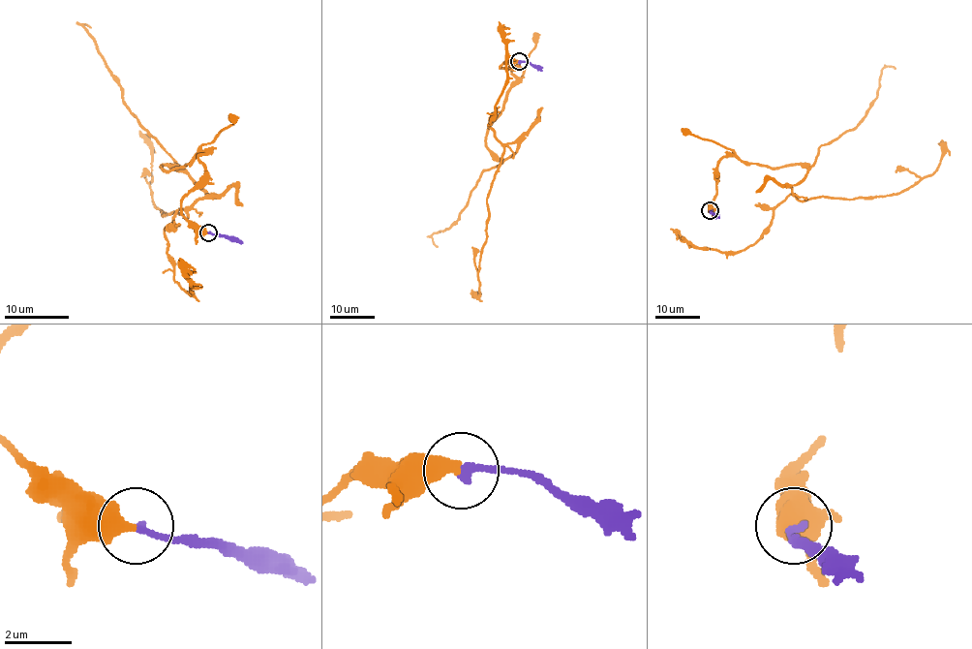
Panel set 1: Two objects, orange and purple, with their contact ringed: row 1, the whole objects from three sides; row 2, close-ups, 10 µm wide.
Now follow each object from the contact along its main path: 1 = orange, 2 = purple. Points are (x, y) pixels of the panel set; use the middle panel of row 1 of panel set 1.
1: (519, 61), (500, 67), (516, 83), (485, 145), (507, 159), (518, 145), (487, 199), (470, 293)
2: (519, 61), (528, 61), (542, 68)

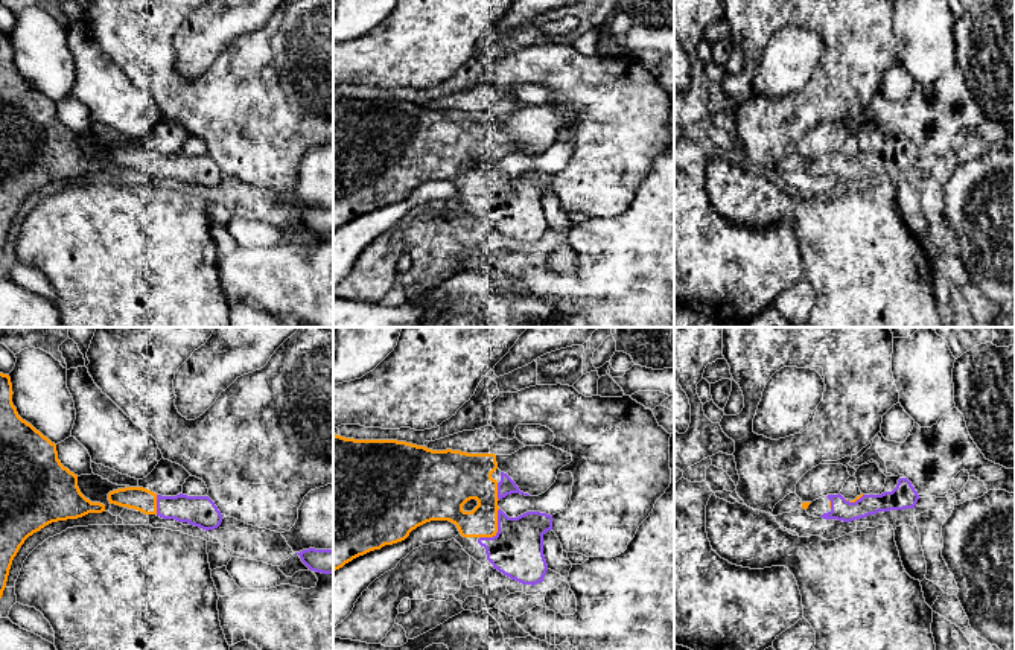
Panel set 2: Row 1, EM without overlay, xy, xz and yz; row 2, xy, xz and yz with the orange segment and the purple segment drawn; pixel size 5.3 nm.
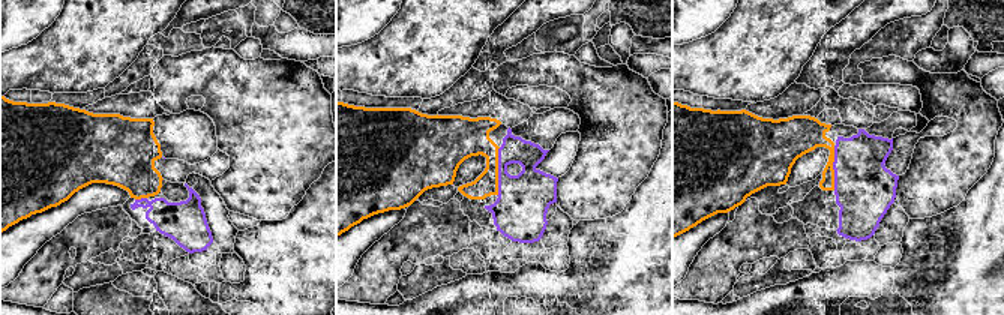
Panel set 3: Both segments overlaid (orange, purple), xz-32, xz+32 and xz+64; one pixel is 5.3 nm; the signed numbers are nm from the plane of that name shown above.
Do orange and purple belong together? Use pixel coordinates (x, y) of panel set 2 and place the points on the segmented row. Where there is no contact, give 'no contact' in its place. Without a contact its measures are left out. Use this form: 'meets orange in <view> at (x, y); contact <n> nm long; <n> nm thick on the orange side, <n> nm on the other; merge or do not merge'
meets orange in xz at (496, 528); contact 190 nm long; 160 nm thick on the orange side, 280 nm on the other; merge

